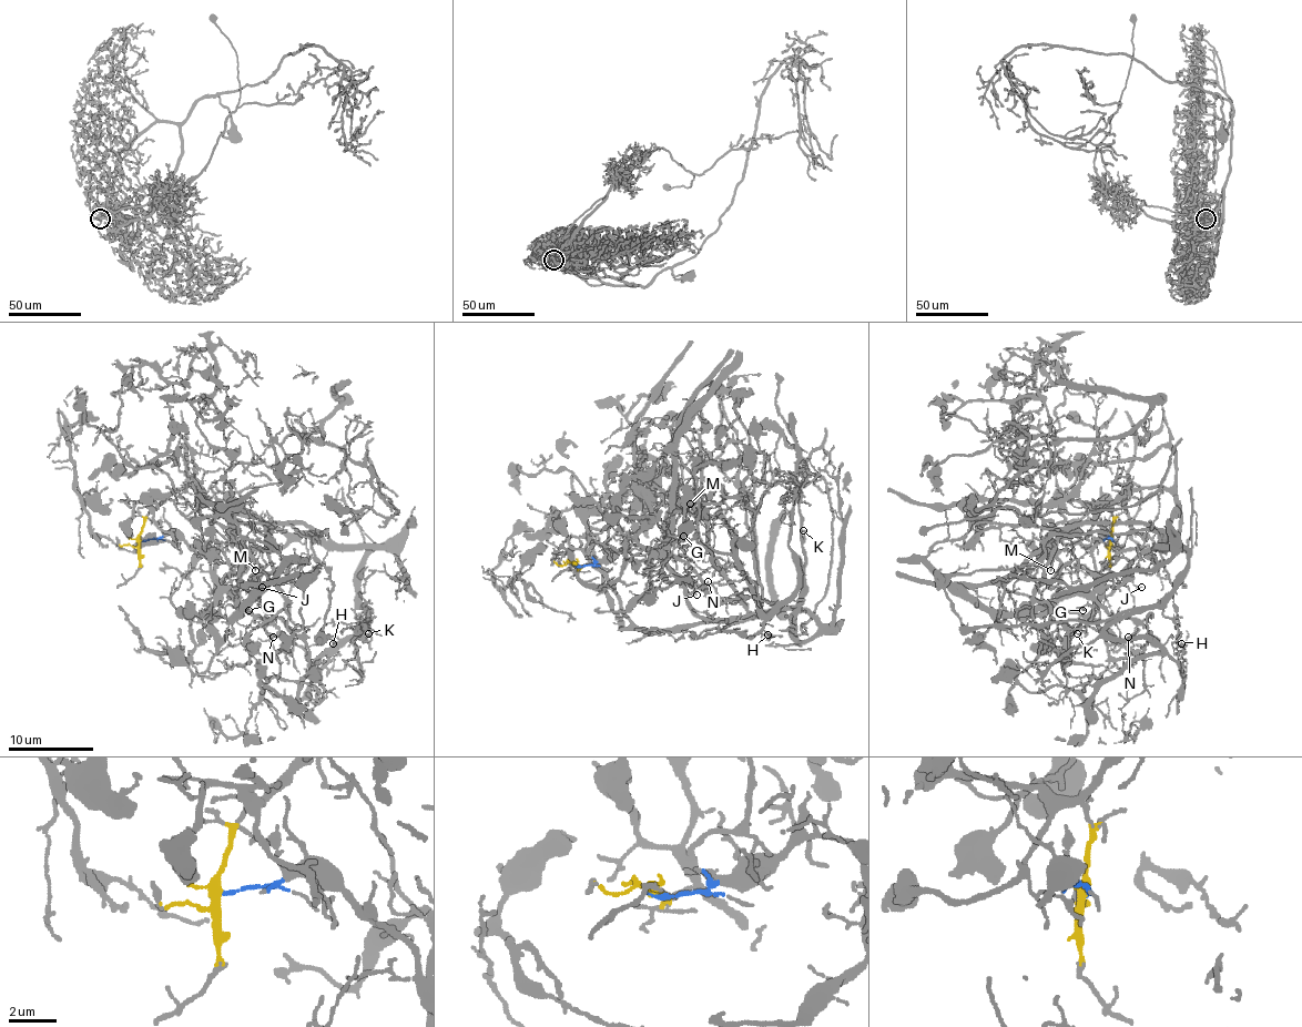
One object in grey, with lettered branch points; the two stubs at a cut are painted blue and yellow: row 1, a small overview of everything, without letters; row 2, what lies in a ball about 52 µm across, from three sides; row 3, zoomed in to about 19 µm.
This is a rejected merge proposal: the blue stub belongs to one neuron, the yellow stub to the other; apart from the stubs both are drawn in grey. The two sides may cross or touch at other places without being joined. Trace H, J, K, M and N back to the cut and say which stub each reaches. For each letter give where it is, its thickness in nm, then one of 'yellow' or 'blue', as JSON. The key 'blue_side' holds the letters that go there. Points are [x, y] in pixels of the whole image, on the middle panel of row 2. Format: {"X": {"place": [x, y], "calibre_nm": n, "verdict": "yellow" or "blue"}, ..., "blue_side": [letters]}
{"H": {"place": [768, 634], "calibre_nm": 140, "verdict": "yellow"}, "J": {"place": [697, 595], "calibre_nm": 100, "verdict": "blue"}, "K": {"place": [803, 530], "calibre_nm": 130, "verdict": "yellow"}, "M": {"place": [690, 504], "calibre_nm": 100, "verdict": "blue"}, "N": {"place": [708, 581], "calibre_nm": 190, "verdict": "blue"}, "blue_side": ["J", "M", "N"]}

